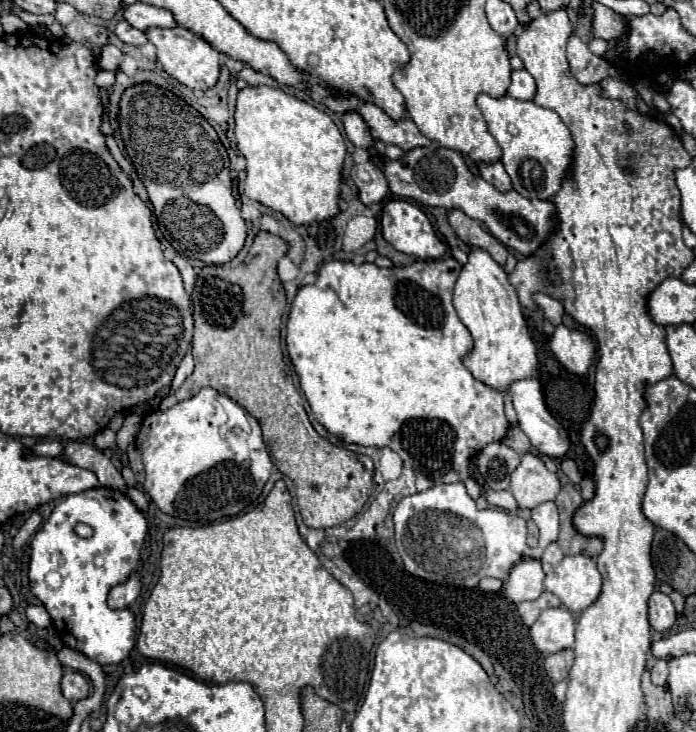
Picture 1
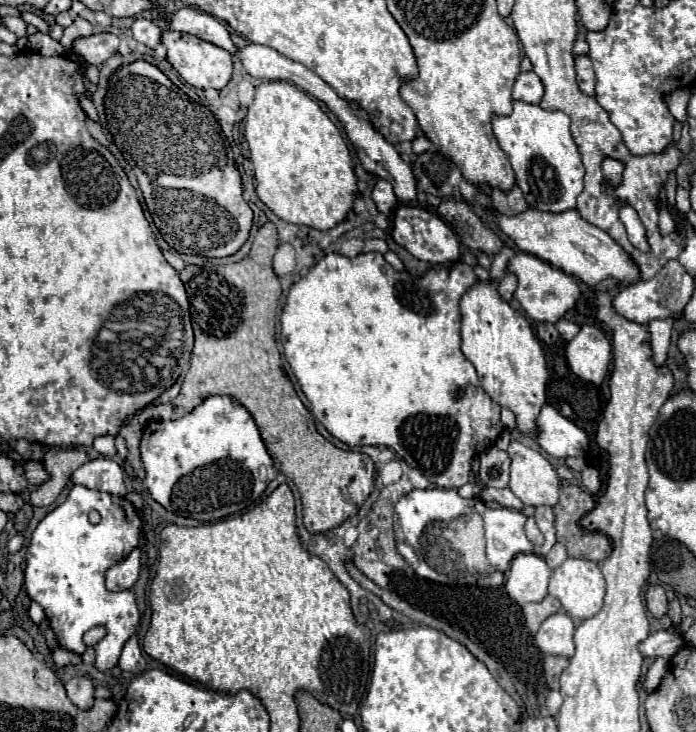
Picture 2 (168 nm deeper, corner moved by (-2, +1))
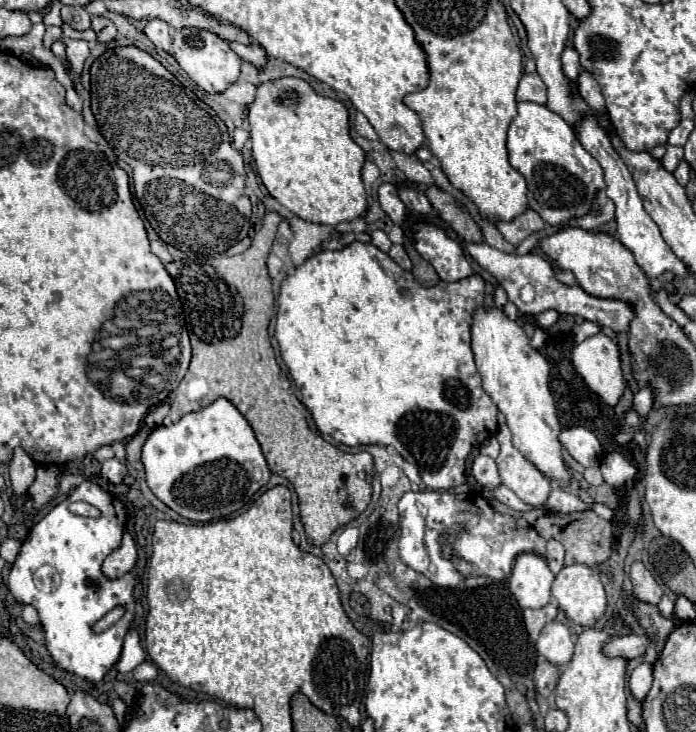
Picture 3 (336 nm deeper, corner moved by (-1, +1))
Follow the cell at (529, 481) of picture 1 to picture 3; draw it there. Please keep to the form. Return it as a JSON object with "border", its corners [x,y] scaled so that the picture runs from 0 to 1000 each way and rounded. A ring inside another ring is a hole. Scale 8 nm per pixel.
{"border":[[[717,581],[711,597],[720,605],[720,619],[711,627],[720,660],[754,687],[780,690],[789,679],[792,657],[737,611],[728,581]]]}

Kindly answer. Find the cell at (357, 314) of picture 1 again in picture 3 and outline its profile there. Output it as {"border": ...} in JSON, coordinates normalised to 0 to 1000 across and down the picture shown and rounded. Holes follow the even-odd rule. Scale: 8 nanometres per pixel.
{"border":[[[507,329],[504,335],[487,340],[487,343],[458,343],[447,348],[435,362],[424,367],[421,376],[412,376],[404,384],[401,395],[401,422],[398,422],[398,439],[395,439],[395,463],[401,466],[404,490],[412,499],[427,531],[435,540],[435,553],[450,567],[455,586],[464,594],[476,594],[484,605],[501,611],[550,608],[568,611],[570,619],[585,630],[596,633],[605,649],[605,657],[614,668],[625,671],[645,671],[657,663],[668,660],[668,630],[671,622],[688,611],[694,602],[711,594],[714,589],[714,556],[705,548],[705,542],[691,529],[691,515],[685,510],[680,480],[677,480],[677,441],[680,428],[694,417],[697,408],[697,384],[688,376],[677,376],[671,381],[639,387],[631,384],[622,392],[608,392],[596,384],[591,370],[576,367],[556,346],[542,340],[533,332],[516,332]]]}

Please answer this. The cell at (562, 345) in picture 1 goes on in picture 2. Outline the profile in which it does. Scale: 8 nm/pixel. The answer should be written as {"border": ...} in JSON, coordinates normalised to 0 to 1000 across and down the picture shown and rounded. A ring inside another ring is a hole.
{"border":[[[836,444],[830,458],[813,471],[813,493],[836,520],[862,526],[871,515],[879,474],[859,444]]]}

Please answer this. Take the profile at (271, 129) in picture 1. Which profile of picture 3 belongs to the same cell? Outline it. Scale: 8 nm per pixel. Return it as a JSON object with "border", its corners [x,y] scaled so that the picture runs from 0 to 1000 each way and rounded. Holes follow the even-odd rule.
{"border":[[[401,105],[401,108],[392,108],[392,111],[375,113],[369,119],[369,130],[366,130],[364,143],[358,146],[358,157],[355,160],[358,160],[358,171],[361,171],[364,214],[366,214],[366,225],[369,225],[372,242],[375,242],[378,253],[384,255],[384,261],[407,283],[412,283],[421,294],[432,296],[435,302],[455,305],[455,307],[484,307],[490,302],[507,302],[507,299],[524,294],[524,288],[527,288],[527,264],[524,264],[524,253],[522,253],[522,245],[519,245],[519,231],[522,231],[522,223],[524,223],[524,206],[501,184],[501,154],[499,154],[499,149],[496,149],[496,143],[490,138],[481,138],[481,135],[473,135],[473,133],[464,133],[464,130],[453,127],[450,119],[441,111],[435,111],[435,108],[427,108],[427,105]]]}

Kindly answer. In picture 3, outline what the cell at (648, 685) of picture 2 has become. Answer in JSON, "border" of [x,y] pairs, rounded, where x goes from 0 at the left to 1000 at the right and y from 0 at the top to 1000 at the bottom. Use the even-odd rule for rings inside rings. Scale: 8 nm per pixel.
{"border":[[[932,906],[915,908],[907,919],[907,928],[904,928],[907,949],[915,952],[918,958],[924,958],[935,941],[935,930],[938,930],[938,908],[932,908]]]}

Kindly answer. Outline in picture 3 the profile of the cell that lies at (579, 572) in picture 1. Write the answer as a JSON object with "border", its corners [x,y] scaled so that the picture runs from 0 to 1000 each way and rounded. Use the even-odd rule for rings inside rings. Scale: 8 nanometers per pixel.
{"border":[[[809,775],[797,788],[792,810],[812,840],[835,857],[852,857],[872,835],[872,813],[858,775]]]}

